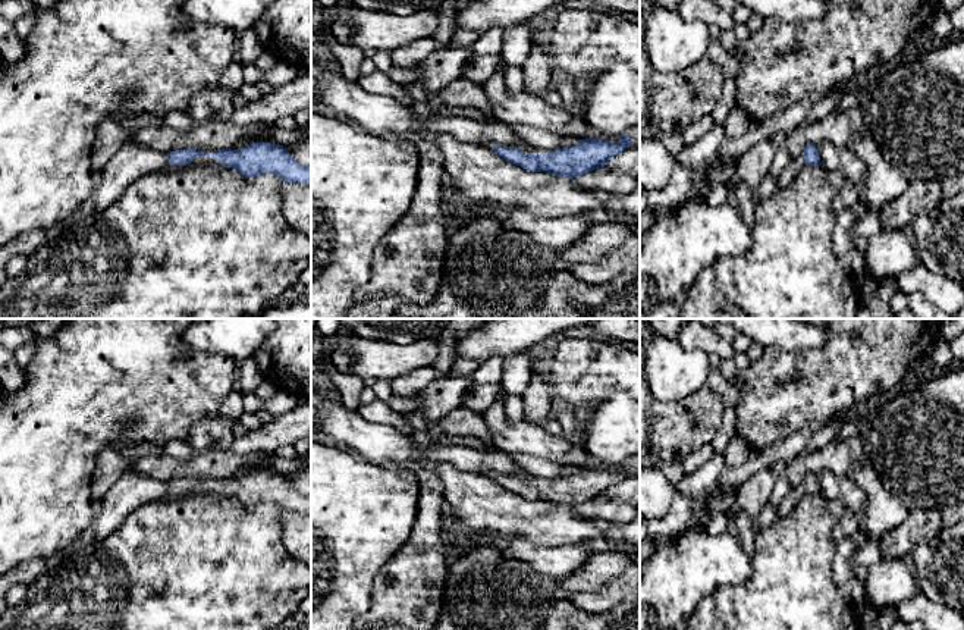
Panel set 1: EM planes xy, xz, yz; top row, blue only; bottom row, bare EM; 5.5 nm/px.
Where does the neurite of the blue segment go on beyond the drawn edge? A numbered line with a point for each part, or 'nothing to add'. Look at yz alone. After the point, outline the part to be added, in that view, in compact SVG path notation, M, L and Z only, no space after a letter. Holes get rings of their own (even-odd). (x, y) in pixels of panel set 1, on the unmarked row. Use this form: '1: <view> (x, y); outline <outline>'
1: yz (794, 495); outline M803 485L791 488L785 498L781 501L781 504L775 508L778 517L788 515L797 504L801 501L801 498L806 495L806 489Z

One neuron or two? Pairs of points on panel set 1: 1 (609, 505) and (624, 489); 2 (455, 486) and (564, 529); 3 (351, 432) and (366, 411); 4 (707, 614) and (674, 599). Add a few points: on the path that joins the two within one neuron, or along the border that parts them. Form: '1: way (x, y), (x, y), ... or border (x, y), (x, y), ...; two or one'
1: way (614, 501), (621, 494); one
2: way (482, 504), (506, 524), (537, 527); one
3: border (355, 410), (369, 420), (388, 423), (395, 428); two
4: border (712, 594), (707, 594), (690, 614); two

